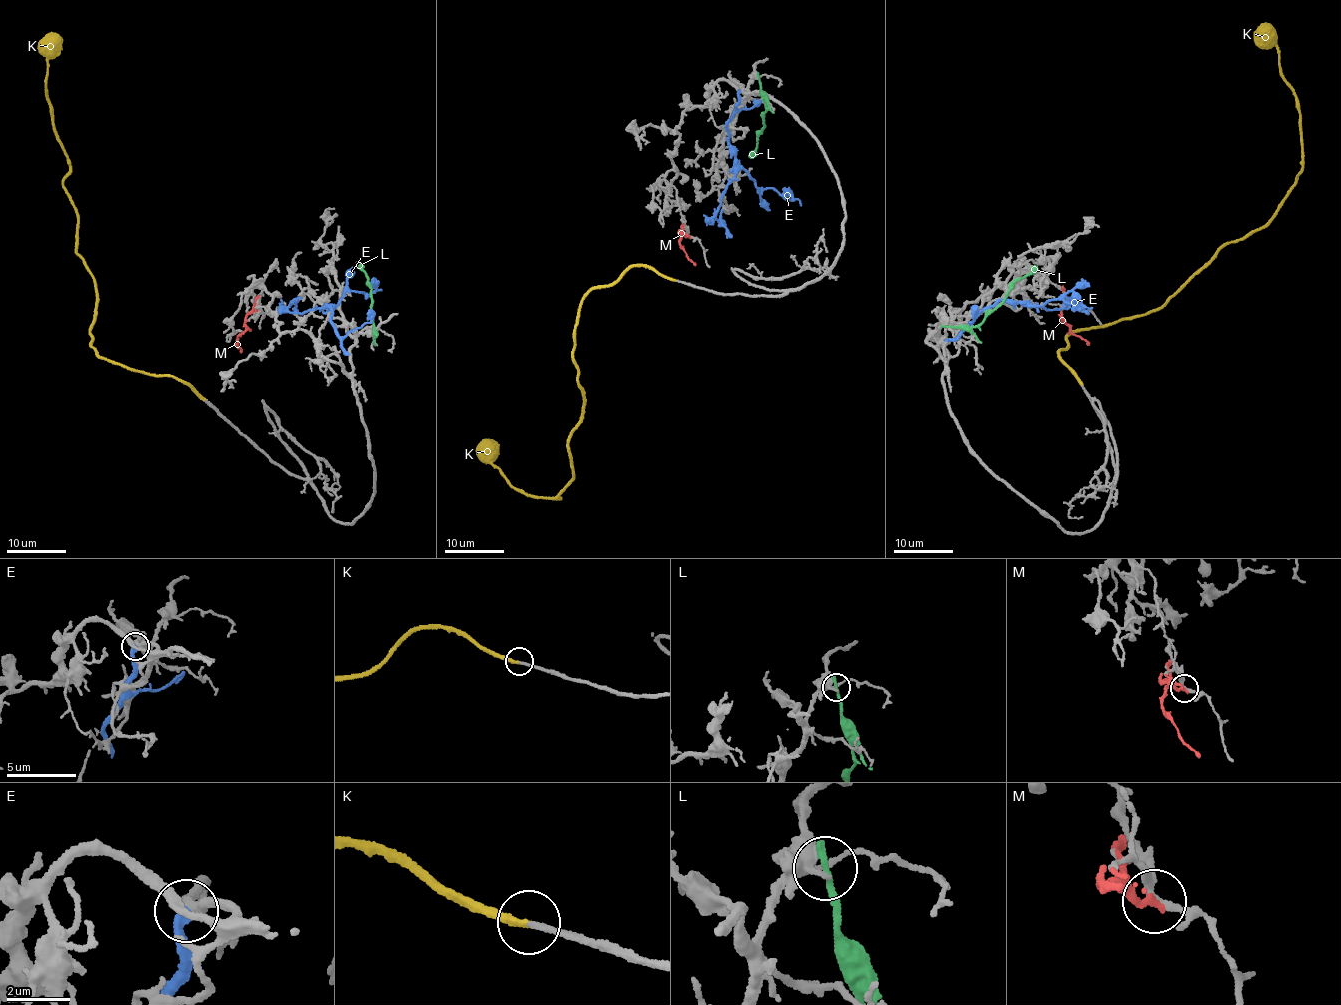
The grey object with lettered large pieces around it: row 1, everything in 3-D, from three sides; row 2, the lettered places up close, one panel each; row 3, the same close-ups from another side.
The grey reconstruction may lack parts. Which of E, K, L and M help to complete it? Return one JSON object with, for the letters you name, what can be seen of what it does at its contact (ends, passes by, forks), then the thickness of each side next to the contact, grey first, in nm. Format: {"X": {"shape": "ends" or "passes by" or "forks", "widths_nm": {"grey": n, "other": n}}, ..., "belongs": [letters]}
{"K": {"shape": "ends", "widths_nm": {"grey": 240, "other": 280}}, "belongs": ["K"]}

